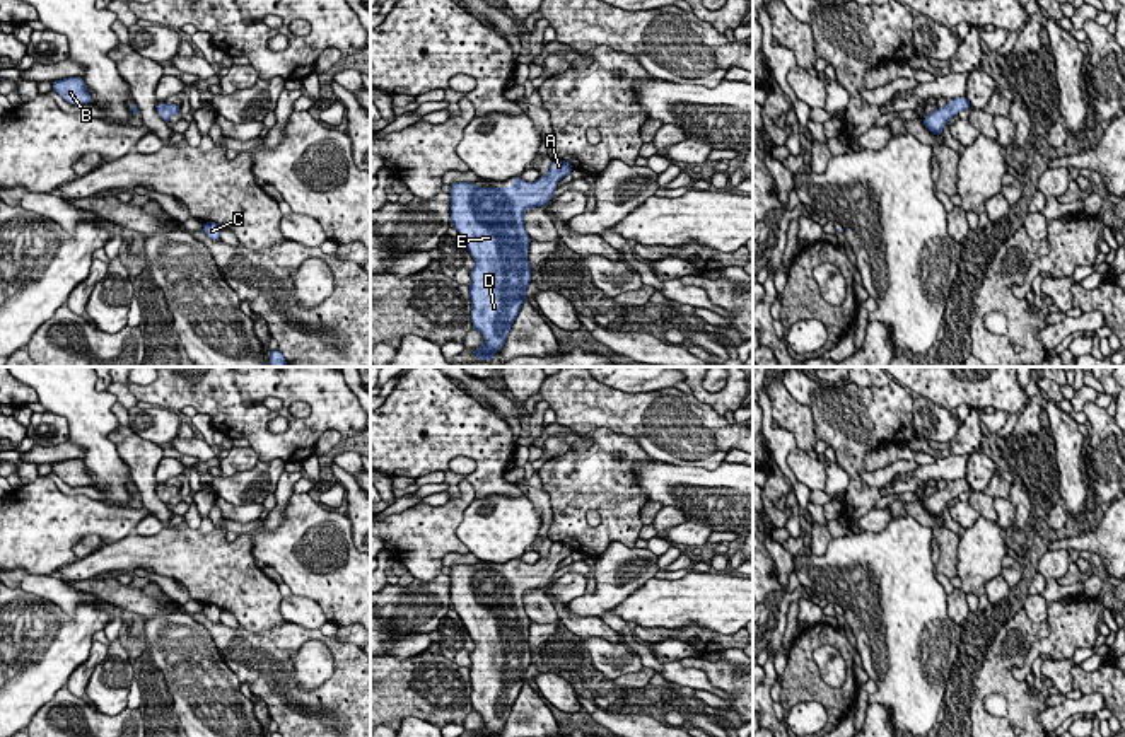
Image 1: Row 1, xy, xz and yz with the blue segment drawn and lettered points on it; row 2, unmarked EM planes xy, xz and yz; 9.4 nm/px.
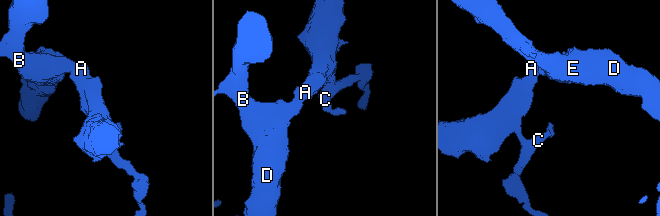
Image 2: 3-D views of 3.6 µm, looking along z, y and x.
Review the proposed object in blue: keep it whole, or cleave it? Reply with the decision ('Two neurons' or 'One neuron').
One neuron

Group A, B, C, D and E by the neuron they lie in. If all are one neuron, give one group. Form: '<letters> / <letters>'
A B C D E

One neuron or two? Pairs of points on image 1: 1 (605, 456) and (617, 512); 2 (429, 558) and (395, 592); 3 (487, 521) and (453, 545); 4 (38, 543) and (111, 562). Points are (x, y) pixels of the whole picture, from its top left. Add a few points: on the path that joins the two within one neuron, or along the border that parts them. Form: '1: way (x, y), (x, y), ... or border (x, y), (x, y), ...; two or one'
1: way (605, 470), (605, 481), (617, 499); one
2: border (441, 574), (425, 580), (415, 579); two
3: border (472, 502), (456, 529), (458, 539), (468, 551); two
4: border (75, 558), (53, 574); two

